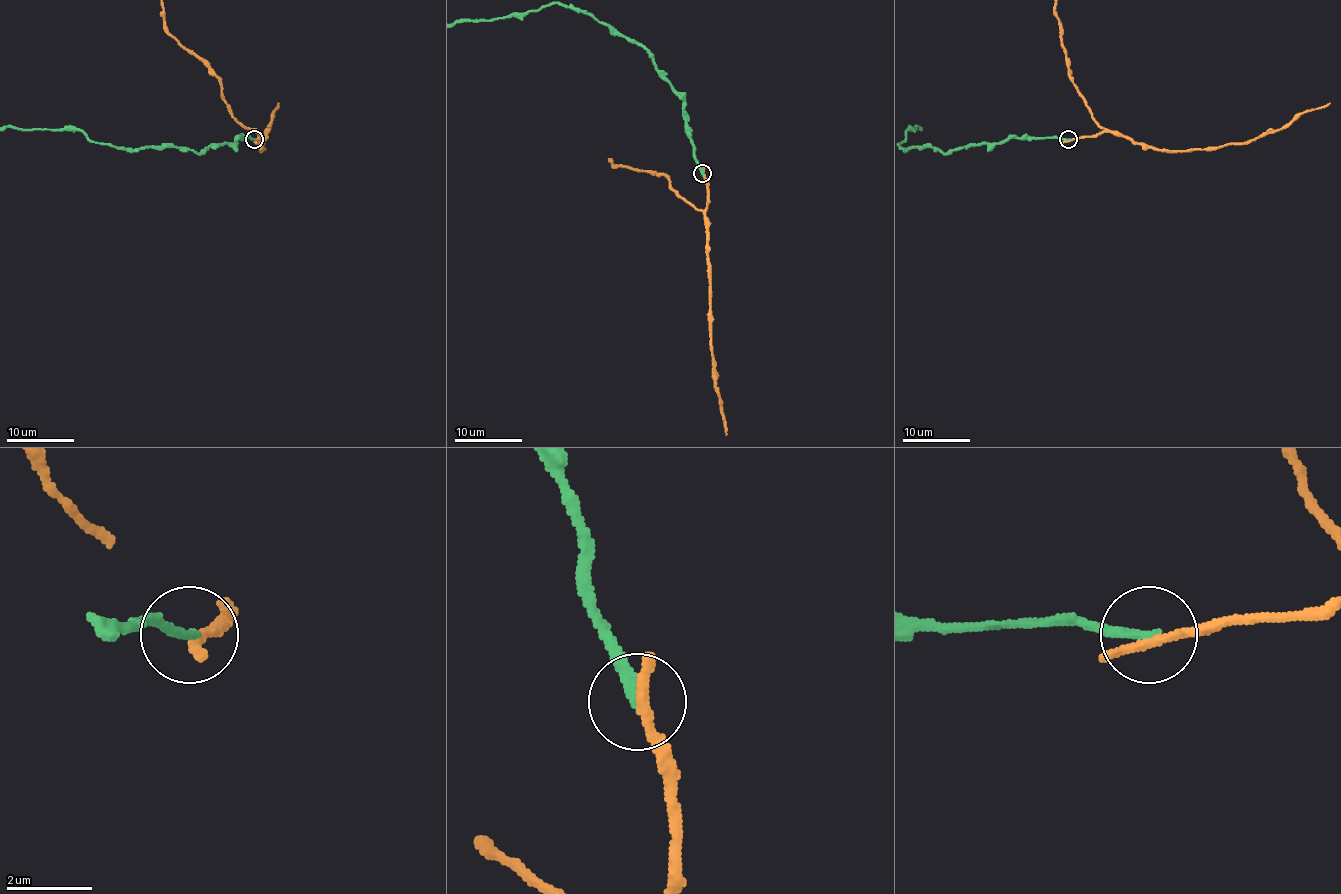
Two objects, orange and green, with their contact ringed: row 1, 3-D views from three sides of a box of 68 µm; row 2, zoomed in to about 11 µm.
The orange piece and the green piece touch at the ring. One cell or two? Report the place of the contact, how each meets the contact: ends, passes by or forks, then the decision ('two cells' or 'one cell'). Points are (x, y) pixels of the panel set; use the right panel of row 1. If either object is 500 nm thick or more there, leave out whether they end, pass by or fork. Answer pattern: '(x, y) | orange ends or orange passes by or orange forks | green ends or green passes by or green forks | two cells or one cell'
(1068, 139) | orange passes by | green ends | two cells

